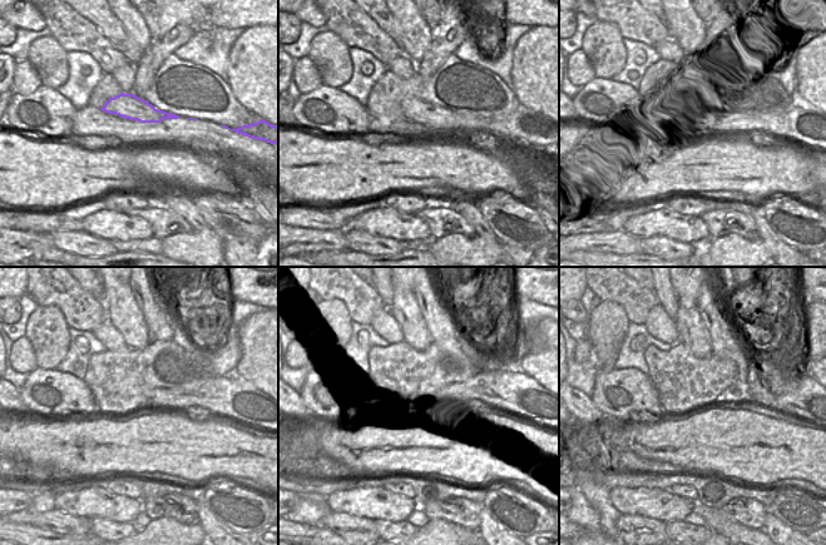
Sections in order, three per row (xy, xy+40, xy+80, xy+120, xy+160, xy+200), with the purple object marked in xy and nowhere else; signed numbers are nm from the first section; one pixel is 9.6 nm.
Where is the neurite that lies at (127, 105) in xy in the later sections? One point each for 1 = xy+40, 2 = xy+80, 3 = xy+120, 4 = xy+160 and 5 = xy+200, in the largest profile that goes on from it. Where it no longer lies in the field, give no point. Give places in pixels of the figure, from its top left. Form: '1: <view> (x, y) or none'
1: xy+40 (523, 122)
2: xy+80 (810, 127)
3: xy+120 (231, 396)
4: xy+160 (509, 392)
5: xy+200 (801, 396)

